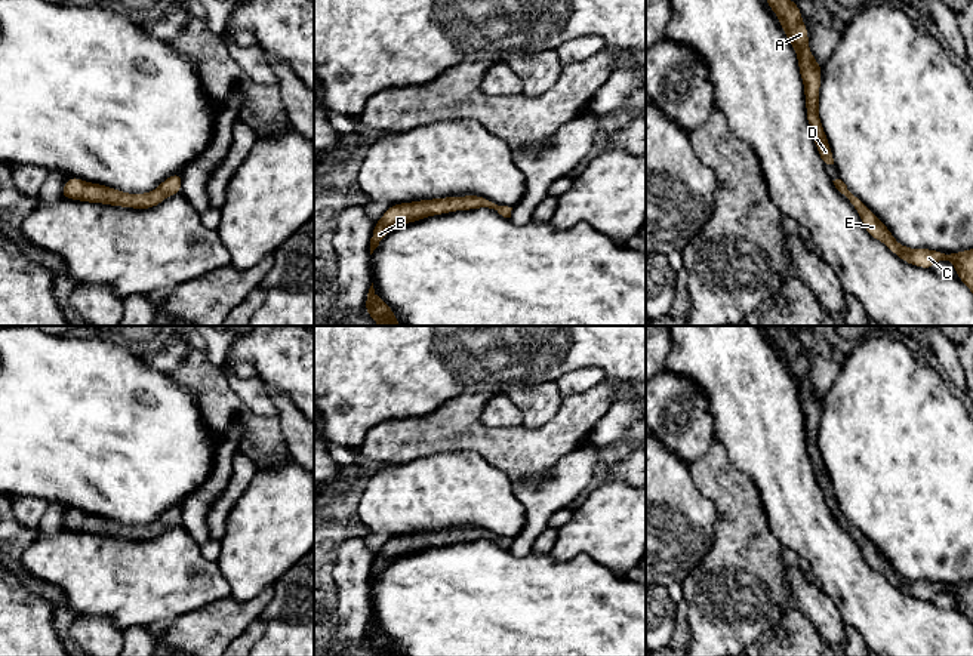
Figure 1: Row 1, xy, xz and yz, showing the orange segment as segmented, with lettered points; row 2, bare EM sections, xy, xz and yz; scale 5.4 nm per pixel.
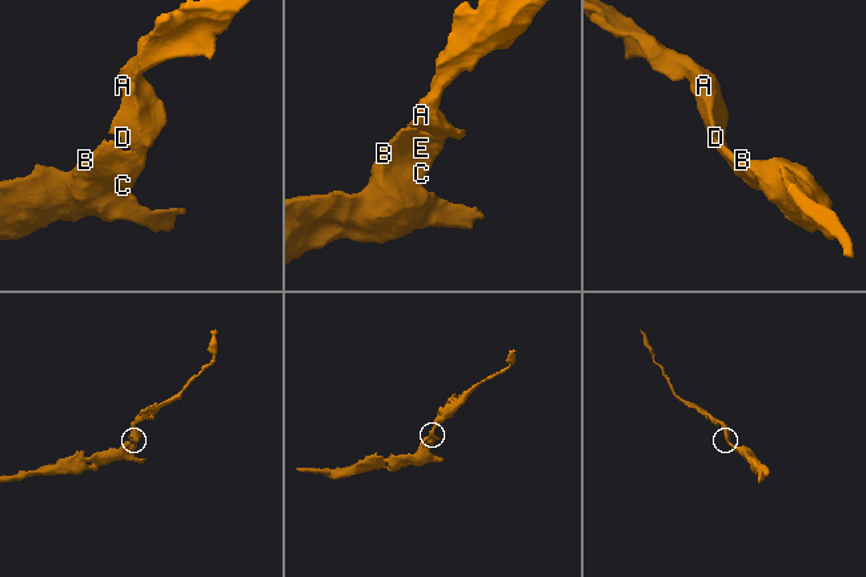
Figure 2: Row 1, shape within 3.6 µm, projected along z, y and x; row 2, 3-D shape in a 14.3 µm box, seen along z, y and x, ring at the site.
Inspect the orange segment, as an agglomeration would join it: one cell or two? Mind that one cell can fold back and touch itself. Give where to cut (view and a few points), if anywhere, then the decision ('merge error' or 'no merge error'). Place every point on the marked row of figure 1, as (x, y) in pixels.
no cut; no merge error

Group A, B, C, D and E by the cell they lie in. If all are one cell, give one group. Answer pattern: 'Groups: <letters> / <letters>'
Groups: A B C D E

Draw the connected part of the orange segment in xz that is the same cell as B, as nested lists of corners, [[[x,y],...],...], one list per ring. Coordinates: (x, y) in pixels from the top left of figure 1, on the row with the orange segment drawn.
[[[481,195],[431,198],[389,206],[382,218],[375,222],[370,238],[370,255],[384,240],[387,232],[398,225],[416,222],[434,215],[443,215],[456,210],[472,210],[480,207],[495,210],[504,218],[511,218],[512,207],[501,206]]]

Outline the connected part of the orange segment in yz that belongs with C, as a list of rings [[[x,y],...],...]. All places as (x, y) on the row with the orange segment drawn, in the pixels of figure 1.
[[[841,179],[832,181],[835,188],[850,201],[850,204],[859,213],[865,230],[875,240],[883,241],[890,252],[897,255],[903,262],[915,267],[932,270],[937,261],[951,261],[957,270],[957,277],[973,293],[973,249],[945,253],[932,249],[909,249],[896,241],[890,230],[875,216],[875,213],[855,195]]]

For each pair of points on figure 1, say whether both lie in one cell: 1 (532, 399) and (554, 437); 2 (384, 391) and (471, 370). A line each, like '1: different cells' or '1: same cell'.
1: different cells
2: same cell

